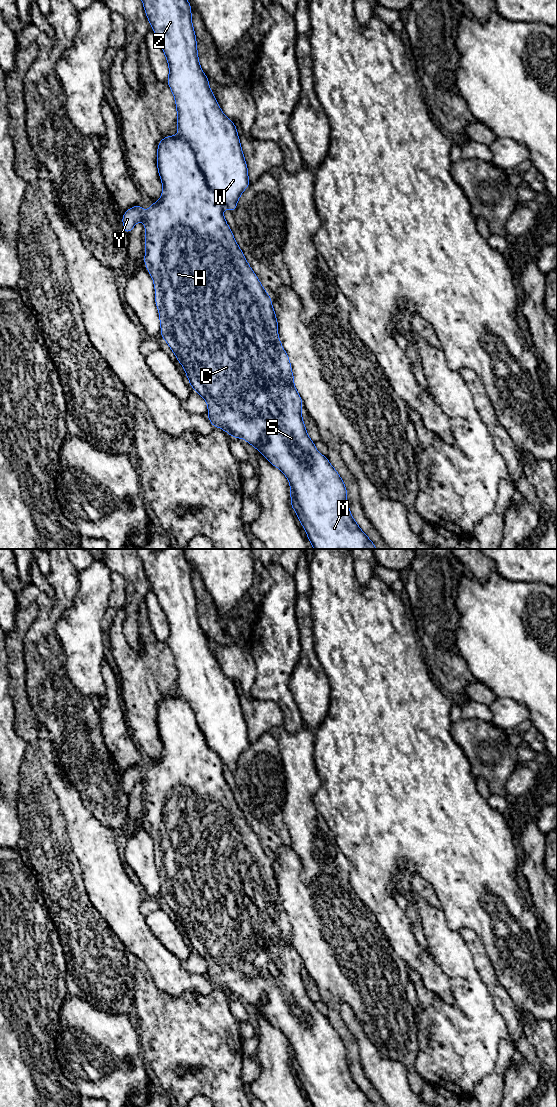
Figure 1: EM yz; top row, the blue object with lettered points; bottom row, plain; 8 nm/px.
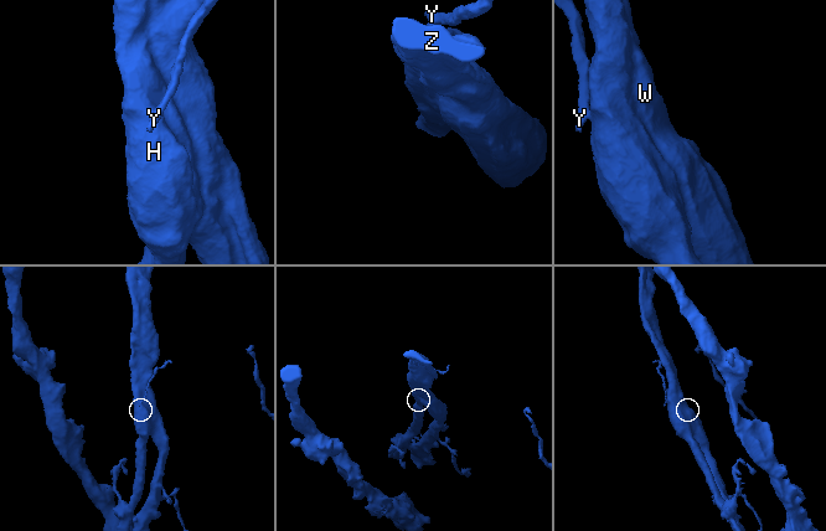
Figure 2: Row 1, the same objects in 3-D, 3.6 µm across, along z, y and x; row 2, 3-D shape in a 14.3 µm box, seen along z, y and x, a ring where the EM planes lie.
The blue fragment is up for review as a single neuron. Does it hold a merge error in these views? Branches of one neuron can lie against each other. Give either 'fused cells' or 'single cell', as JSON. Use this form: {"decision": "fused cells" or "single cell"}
{"decision": "fused cells"}

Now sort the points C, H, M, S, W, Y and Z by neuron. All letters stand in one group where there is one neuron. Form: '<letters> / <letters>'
C H M S W Z / Y

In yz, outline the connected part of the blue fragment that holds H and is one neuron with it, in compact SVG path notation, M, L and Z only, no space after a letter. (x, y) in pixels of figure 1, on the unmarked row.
M137 549L137 551L143 562L151 588L154 590L168 621L169 637L167 644L174 655L177 669L178 695L166 696L158 703L157 727L163 745L161 759L155 761L152 766L144 772L143 779L145 785L146 810L143 820L154 842L155 862L159 872L161 897L167 902L176 915L177 920L184 927L190 946L206 960L208 979L213 987L221 988L234 998L246 1000L254 1009L258 1009L267 1021L280 1029L287 1037L291 1048L291 1067L295 1070L313 1107L376 1107L352 1077L347 1062L347 1050L342 1038L330 1024L328 1018L318 1012L314 1002L307 994L301 974L303 961L294 946L294 936L290 919L279 900L278 883L271 858L249 826L224 778L223 767L225 766L233 773L236 769L238 759L251 743L248 738L248 728L242 712L236 685L222 672L209 647L208 637L203 633L200 626L196 594L192 585L191 564L185 557L184 549Z

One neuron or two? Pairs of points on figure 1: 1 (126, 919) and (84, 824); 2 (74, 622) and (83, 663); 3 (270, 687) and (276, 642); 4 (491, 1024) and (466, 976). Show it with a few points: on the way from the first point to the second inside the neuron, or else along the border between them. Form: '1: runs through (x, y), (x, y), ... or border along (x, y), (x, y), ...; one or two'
1: runs through (113, 895), (103, 876), (100, 860), (95, 848); one
2: runs through (80, 632), (83, 653); one
3: runs through (273, 676), (276, 653); one
4: runs through (479, 1012), (474, 1007), (471, 988); one

